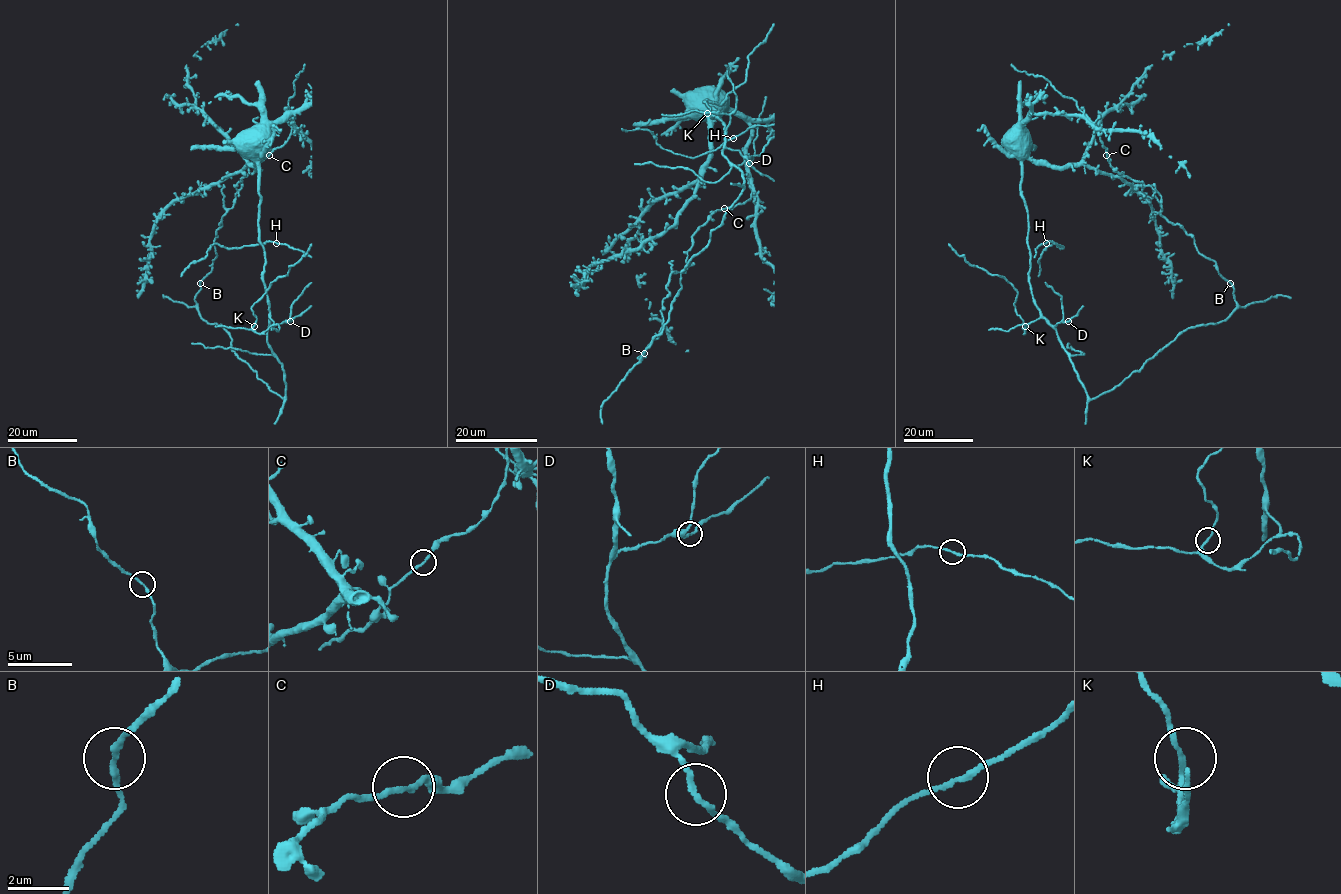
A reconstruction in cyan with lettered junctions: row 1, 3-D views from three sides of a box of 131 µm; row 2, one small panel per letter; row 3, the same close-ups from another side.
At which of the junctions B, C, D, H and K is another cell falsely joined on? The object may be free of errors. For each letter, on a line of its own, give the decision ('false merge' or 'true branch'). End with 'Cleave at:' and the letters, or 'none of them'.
B: true branch
C: true branch
D: true branch
H: true branch
K: true branch
Cleave at: none of them

